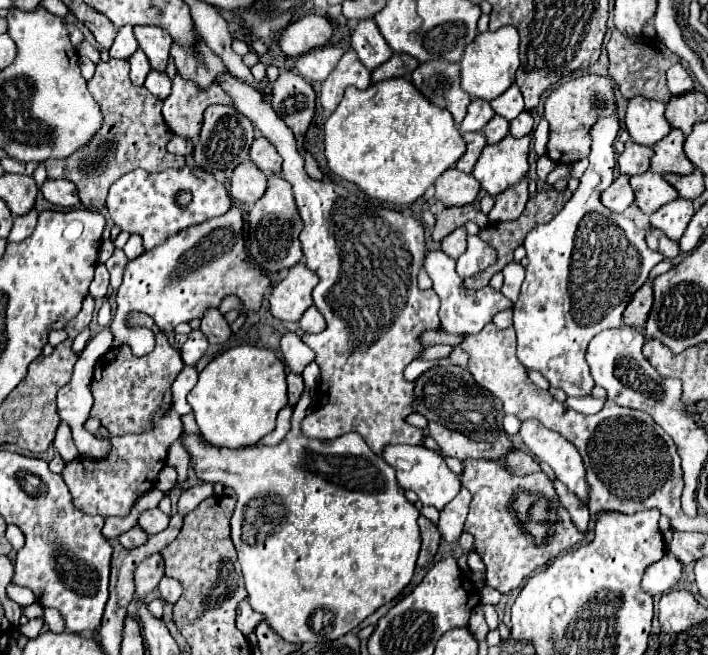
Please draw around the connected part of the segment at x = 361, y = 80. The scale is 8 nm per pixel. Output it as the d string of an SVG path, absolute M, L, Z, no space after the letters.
M354 50L344 52L338 66L330 72L330 76L322 82L320 90L320 104L324 108L324 114L330 116L334 108L340 104L342 94L348 86L356 86L360 90L370 86L370 70L364 68L364 64L358 60Z

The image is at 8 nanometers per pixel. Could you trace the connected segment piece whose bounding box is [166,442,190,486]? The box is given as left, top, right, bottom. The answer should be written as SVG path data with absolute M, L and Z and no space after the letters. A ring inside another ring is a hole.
M174 442L174 444L168 448L166 464L176 468L178 474L178 482L176 482L176 486L182 486L182 484L186 482L186 478L188 478L190 458L188 458L188 452L186 452L178 442Z

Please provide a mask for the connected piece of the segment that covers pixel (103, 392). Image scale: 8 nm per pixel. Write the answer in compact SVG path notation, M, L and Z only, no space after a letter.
M140 314L142 326L150 328L156 336L156 348L152 354L146 354L142 358L134 356L130 346L124 344L116 350L114 358L105 363L99 361L94 370L92 380L93 405L90 410L90 418L98 418L102 426L110 430L112 436L122 434L138 434L146 428L152 428L152 416L154 412L166 412L172 404L170 398L170 386L184 364L180 364L180 354L170 346L168 336L154 324L154 320L146 314Z

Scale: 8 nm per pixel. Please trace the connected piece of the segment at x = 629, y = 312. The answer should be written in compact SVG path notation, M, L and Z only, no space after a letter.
M646 282L638 292L634 294L634 300L626 306L624 312L624 324L626 326L642 326L648 318L648 312L652 308L652 284Z

